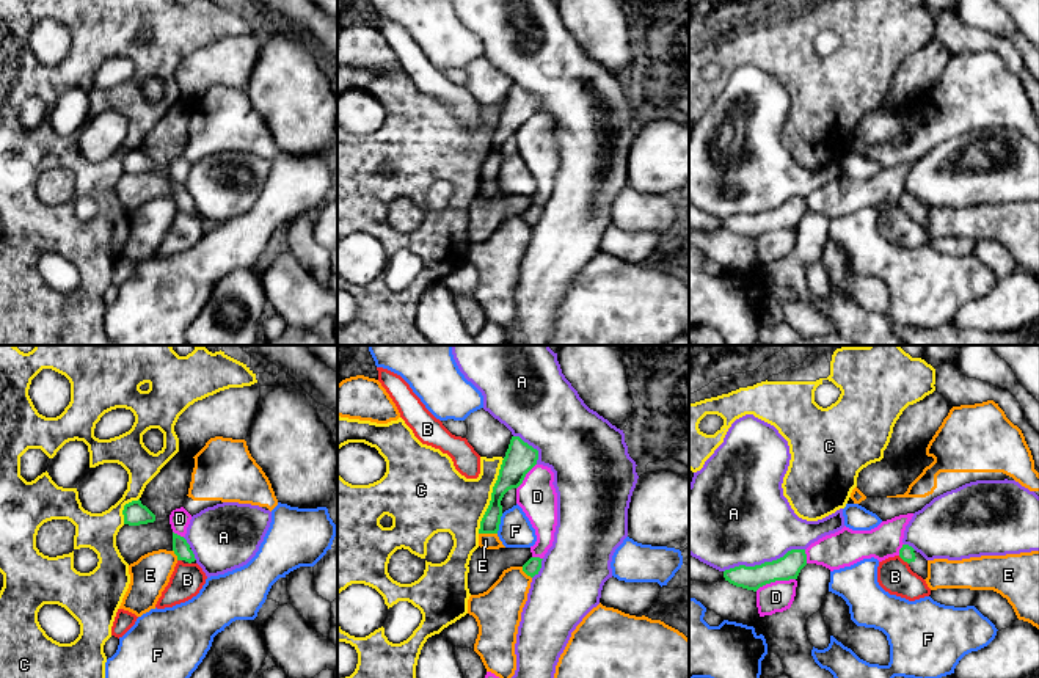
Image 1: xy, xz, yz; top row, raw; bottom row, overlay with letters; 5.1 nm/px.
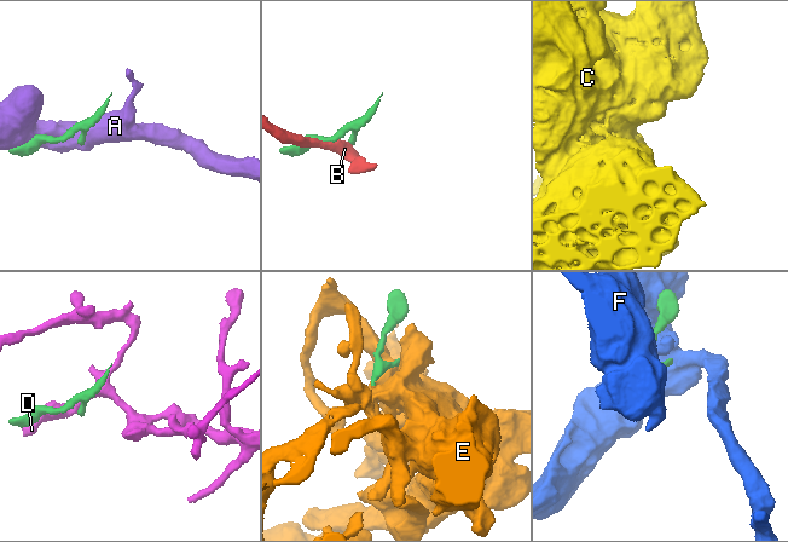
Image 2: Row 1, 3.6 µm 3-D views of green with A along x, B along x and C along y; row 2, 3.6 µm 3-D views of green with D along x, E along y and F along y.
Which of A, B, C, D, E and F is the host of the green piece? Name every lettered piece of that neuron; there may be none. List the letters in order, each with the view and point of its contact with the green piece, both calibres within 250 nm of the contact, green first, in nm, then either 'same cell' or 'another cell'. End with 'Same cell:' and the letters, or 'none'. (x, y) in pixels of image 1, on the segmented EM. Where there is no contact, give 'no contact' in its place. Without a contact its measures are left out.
A: meets green in yz at (765, 562); 130 nm thick on the green side, 460 nm on the other; another cell
B: meets green in yz at (903, 559); 80 nm thick on the green side, 180 nm on the other; another cell
C: meets green in xz at (492, 496); 160 nm thick on the green side, 320 nm on the other; another cell
D: meets green in yz at (774, 581); 130 nm thick on the green side, 160 nm on the other; another cell
E: meets green in xz at (488, 532); 100 nm thick on the green side, 80 nm on the other; another cell
F: meets green in xz at (499, 523); 130 nm thick on the green side, 180 nm on the other; another cell
Same cell: none

